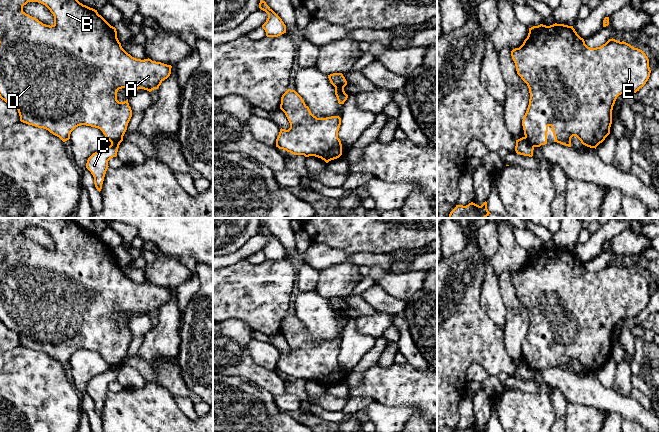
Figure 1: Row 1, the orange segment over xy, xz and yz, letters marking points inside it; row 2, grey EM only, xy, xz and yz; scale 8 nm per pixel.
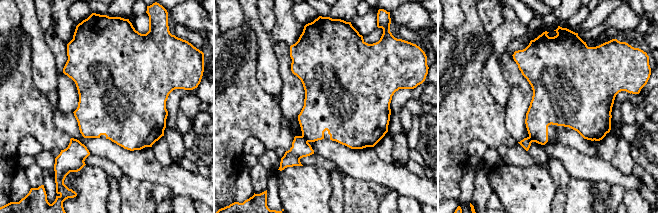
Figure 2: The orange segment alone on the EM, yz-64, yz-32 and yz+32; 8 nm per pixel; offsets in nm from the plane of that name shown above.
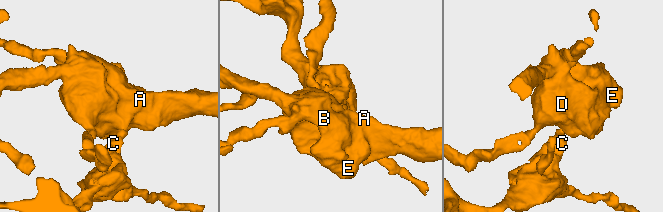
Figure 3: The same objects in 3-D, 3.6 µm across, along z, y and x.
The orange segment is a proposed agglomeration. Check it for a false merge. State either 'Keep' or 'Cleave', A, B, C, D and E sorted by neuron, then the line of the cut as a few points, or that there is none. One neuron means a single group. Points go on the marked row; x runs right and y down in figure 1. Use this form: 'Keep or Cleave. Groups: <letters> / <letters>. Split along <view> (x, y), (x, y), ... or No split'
Cleave. Groups: A B D E / C. Split along yz (524, 137), (534, 146)

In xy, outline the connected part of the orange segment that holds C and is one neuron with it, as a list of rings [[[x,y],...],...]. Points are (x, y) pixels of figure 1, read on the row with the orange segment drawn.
[[[120,143],[107,146],[93,153],[87,160],[86,168],[91,172],[94,177],[94,184],[96,189],[100,192],[106,171],[108,169],[108,161],[117,156]]]

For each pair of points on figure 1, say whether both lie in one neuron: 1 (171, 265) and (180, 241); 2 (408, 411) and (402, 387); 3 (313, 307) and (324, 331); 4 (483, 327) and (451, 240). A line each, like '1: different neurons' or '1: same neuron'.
1: different neurons
2: different neurons
3: same neuron
4: different neurons

